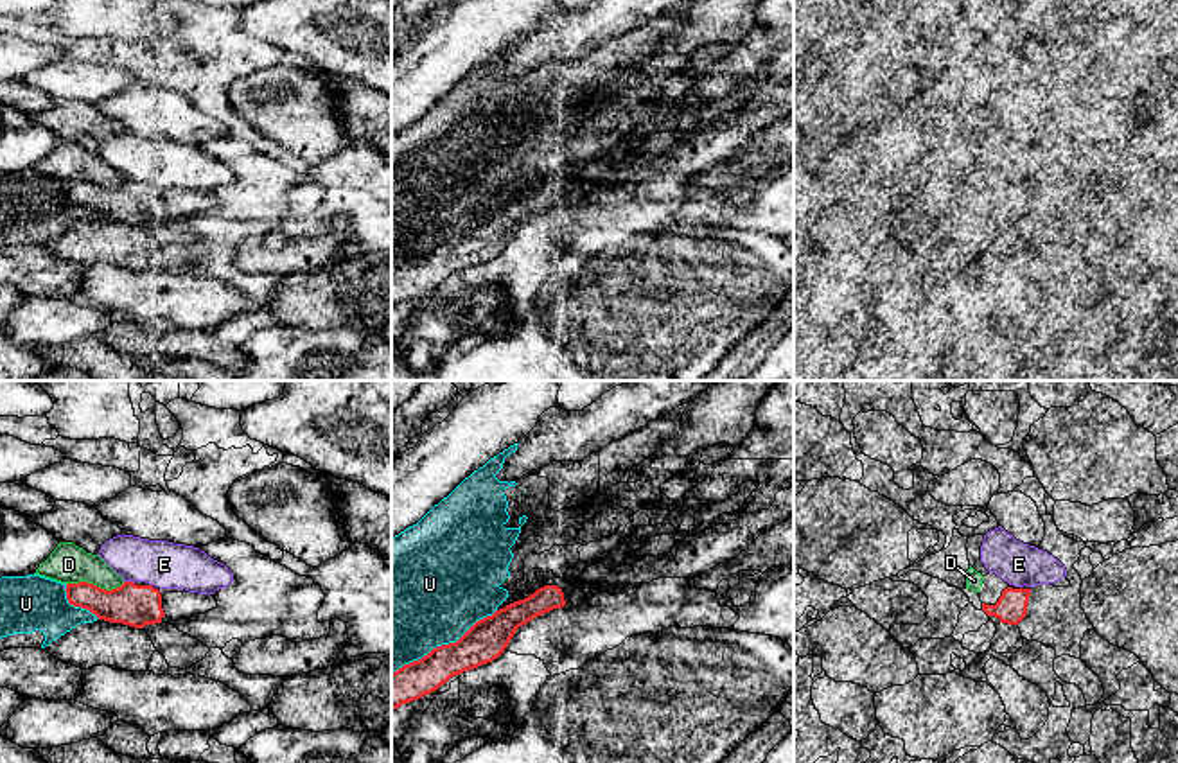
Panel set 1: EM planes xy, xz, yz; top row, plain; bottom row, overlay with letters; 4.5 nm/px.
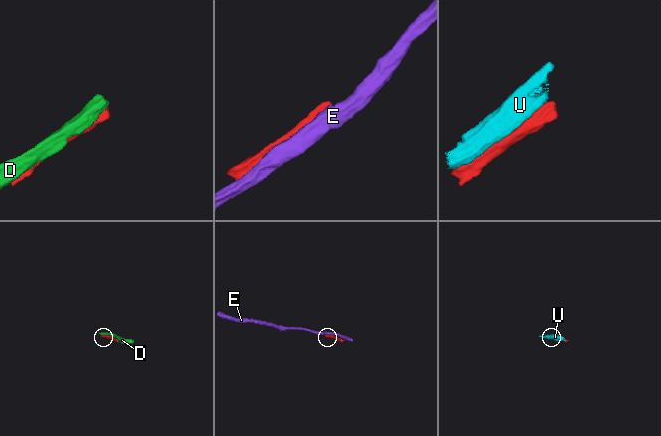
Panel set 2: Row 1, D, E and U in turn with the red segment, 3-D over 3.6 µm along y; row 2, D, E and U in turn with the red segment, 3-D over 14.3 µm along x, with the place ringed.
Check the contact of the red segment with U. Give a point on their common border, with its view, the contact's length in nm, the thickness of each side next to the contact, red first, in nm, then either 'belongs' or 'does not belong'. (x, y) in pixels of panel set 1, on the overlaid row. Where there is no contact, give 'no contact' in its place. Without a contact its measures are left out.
xz (444, 645) | 550 nm | 180/500 nm | does not belong

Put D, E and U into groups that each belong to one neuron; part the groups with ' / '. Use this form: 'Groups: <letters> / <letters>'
Groups: D / E / U

